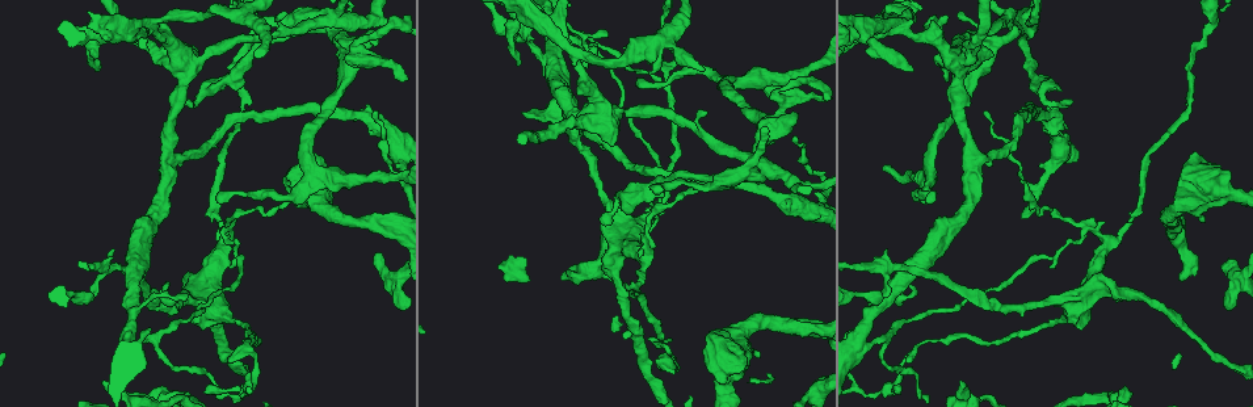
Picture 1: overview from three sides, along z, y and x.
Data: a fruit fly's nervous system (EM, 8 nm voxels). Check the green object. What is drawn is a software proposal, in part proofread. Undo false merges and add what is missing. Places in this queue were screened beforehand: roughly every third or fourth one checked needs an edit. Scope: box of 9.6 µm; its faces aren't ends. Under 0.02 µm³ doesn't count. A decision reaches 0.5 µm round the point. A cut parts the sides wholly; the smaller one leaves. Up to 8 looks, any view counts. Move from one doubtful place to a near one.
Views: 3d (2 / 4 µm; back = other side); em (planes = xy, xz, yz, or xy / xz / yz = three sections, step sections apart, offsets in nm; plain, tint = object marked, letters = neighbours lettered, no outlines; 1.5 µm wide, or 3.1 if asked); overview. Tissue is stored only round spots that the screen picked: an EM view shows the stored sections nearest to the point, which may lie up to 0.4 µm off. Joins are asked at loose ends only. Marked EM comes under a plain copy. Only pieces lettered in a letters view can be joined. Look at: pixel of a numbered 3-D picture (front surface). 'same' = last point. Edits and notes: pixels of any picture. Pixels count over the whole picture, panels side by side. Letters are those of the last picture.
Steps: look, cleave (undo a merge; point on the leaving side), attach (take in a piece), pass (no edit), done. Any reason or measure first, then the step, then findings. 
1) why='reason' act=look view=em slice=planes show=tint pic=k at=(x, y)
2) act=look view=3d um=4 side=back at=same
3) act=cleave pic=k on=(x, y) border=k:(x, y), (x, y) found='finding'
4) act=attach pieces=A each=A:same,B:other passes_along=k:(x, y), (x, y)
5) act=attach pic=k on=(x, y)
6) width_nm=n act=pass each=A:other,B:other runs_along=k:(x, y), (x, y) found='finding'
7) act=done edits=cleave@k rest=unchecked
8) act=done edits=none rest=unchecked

why='a fork' act=look view=3d um=4 pic=1 at=(1008, 18)

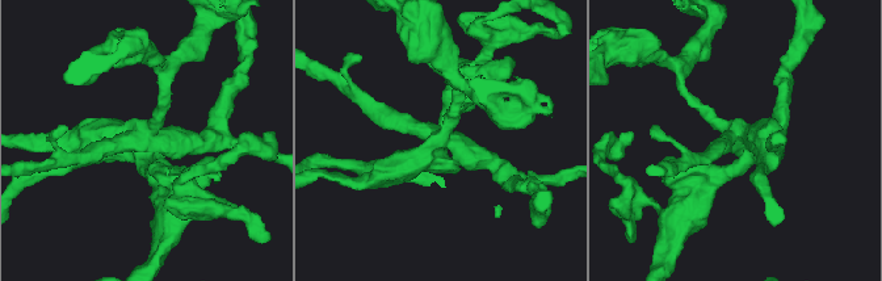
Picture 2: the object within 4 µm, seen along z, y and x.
act=look view=em slice=planes show=tint pic=2 at=(738, 138)

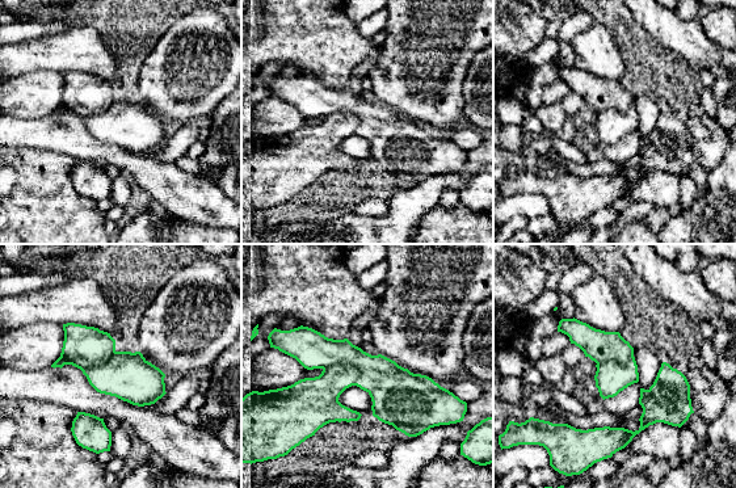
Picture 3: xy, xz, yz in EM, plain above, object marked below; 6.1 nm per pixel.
act=look view=em slice=planes show=letters at=same

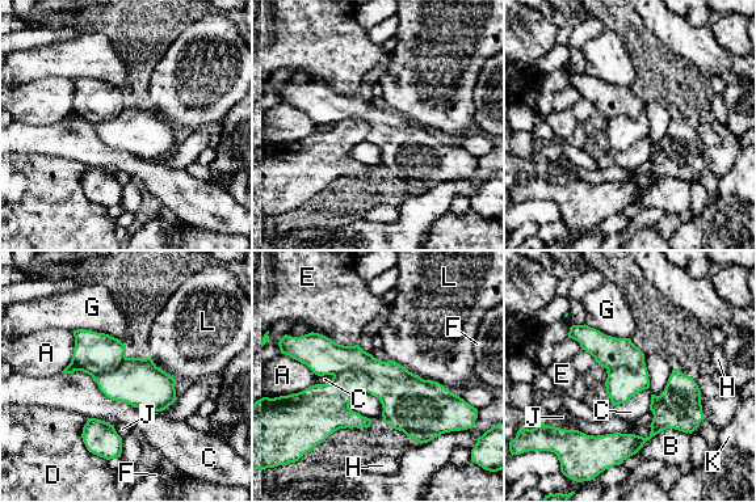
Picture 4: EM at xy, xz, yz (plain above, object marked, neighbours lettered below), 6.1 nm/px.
act=cleave pic=4 on=(137, 382) each=A:other,B:other,C:other,D:other,E:other,F:other,G:other,H:other,J:other,K:other,L:other part_leaving=4:(302, 357), (453, 400) found='a second neuron is stuck on'

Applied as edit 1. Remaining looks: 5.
why='thick turns thin' act=look view=em slice=xy step=8 show=tint pic=1 at=(818, 387)

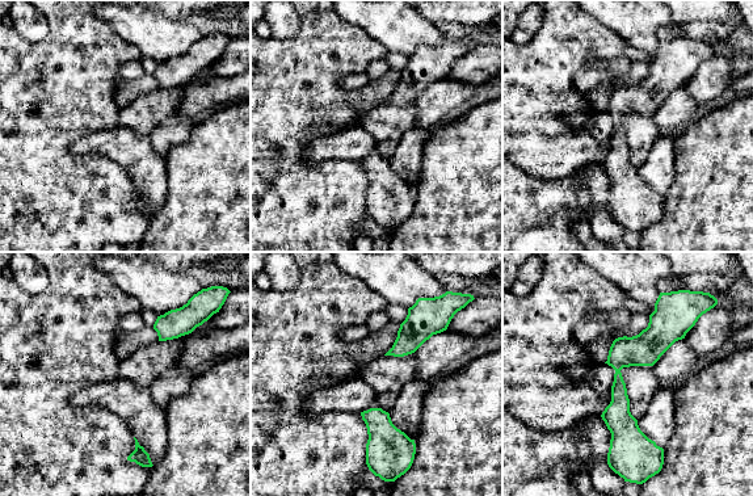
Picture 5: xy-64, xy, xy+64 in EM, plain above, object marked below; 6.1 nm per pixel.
why='cut it another way' act=look view=em slice=yz step=4 show=letters at=same

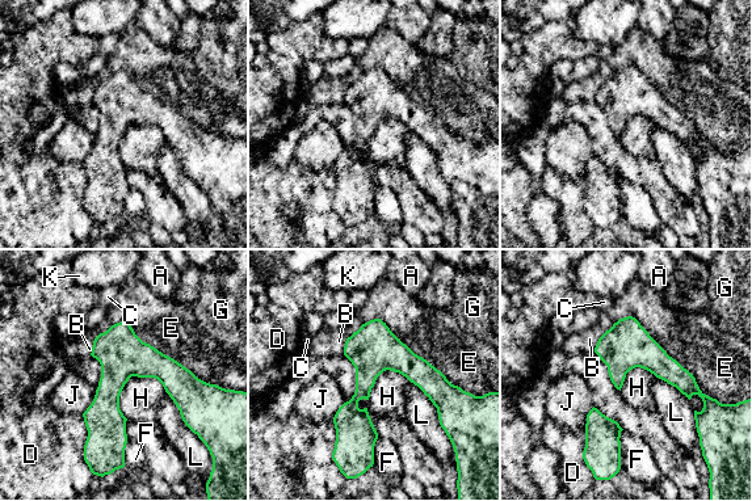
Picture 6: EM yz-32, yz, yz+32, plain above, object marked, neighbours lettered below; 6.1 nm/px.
width_nm=200 act=pass each=A:other,B:other,C:other,D:other,E:other,F:other,G:other,H:other,J:other,K:other,L:other runs_along=6:(377, 321), (355, 400), (364, 453) found='continuous, no second neuron'

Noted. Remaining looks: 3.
act=done edits=cleave@4 rest=unchecked

